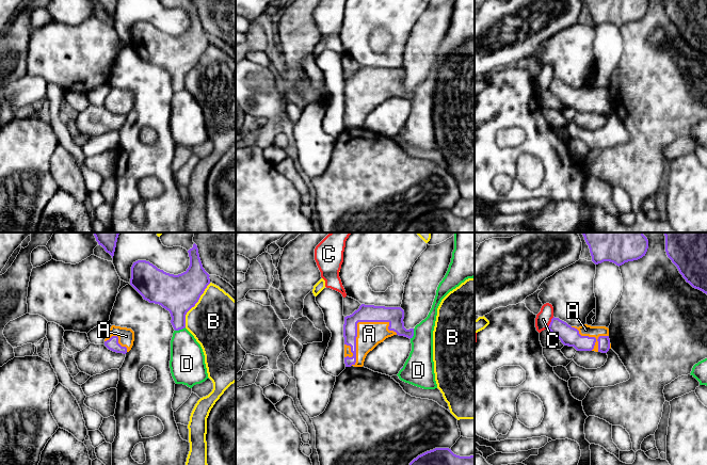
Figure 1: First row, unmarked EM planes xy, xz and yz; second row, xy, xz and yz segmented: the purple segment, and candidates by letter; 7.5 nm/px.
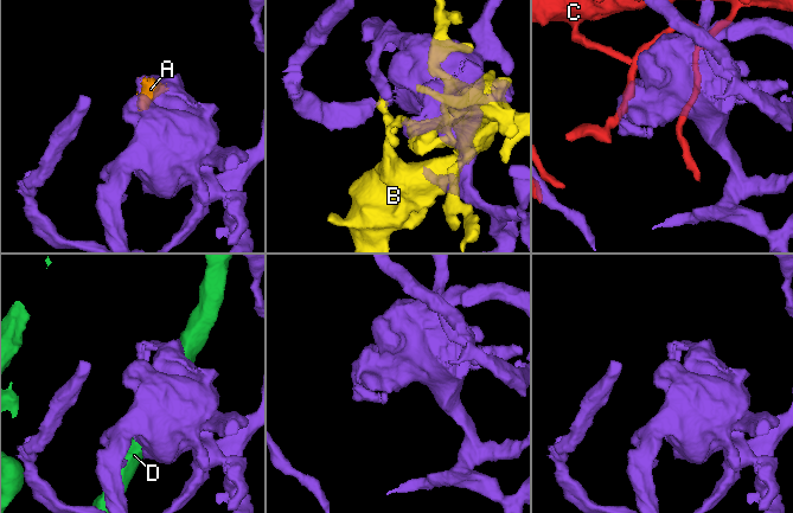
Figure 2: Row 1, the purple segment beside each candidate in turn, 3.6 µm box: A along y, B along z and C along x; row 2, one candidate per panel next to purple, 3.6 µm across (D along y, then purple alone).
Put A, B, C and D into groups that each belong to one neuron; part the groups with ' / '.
A / B / C / D

